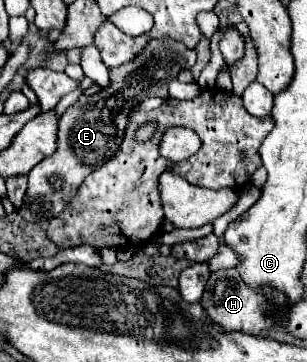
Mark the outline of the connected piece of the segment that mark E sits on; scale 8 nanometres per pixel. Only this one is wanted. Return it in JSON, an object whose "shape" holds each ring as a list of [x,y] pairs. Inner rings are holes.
{"shape":[[[167,38],[149,40],[139,56],[117,68],[109,68],[109,88],[101,88],[95,96],[81,96],[61,116],[57,150],[29,172],[29,188],[17,212],[27,222],[49,222],[51,218],[59,216],[73,200],[81,182],[93,170],[101,168],[107,160],[111,160],[119,150],[125,134],[127,116],[131,108],[139,104],[137,96],[141,96],[143,102],[147,98],[145,92],[155,92],[155,86],[169,86],[169,82],[175,80],[181,70],[189,70],[193,64],[195,50],[187,48],[179,40]]]}

